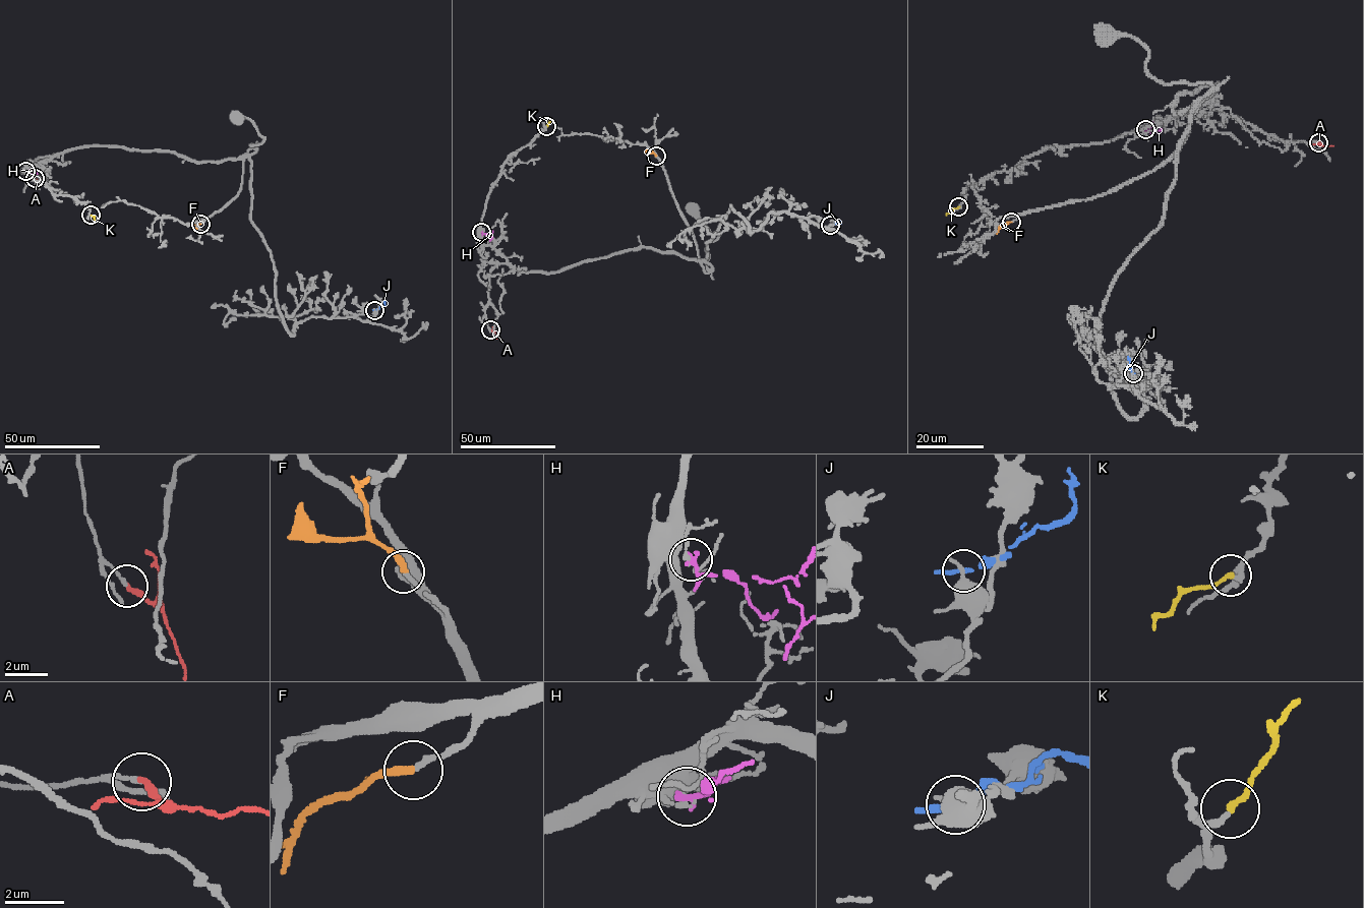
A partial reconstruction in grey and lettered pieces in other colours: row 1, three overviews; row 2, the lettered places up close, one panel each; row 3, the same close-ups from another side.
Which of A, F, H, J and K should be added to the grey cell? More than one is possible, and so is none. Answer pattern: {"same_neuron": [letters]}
{"same_neuron": ["F", "K"]}

